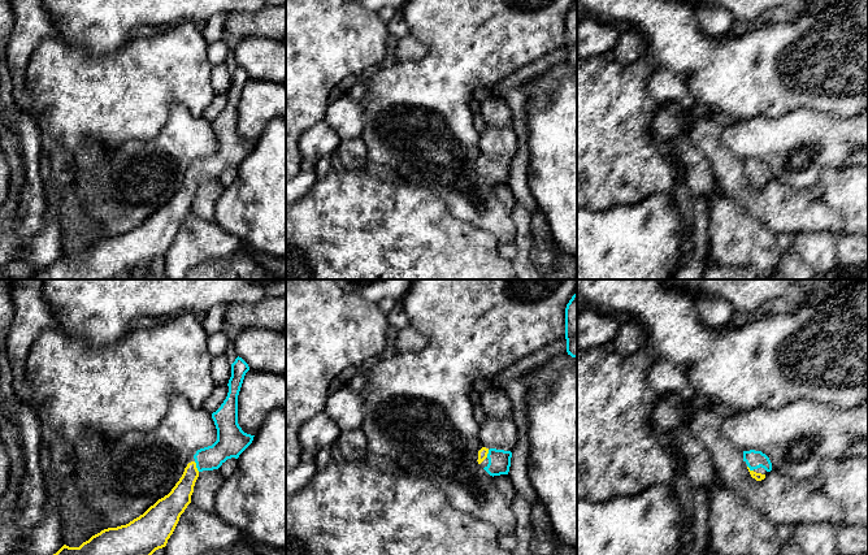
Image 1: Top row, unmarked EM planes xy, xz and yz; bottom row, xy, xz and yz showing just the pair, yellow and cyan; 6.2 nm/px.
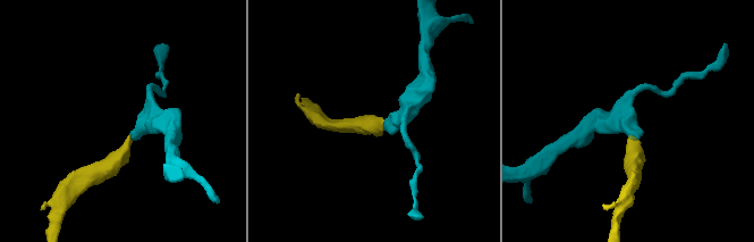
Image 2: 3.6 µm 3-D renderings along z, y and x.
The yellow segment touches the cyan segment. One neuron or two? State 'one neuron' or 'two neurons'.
one neuron

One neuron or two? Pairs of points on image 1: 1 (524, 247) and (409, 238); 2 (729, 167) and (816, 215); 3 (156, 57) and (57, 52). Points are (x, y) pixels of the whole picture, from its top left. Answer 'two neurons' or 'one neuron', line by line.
1: two neurons
2: one neuron
3: one neuron

